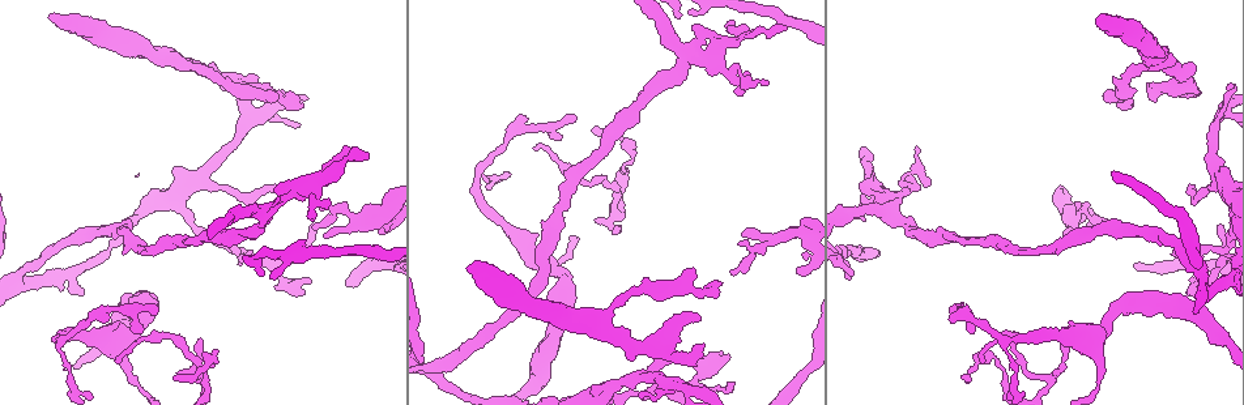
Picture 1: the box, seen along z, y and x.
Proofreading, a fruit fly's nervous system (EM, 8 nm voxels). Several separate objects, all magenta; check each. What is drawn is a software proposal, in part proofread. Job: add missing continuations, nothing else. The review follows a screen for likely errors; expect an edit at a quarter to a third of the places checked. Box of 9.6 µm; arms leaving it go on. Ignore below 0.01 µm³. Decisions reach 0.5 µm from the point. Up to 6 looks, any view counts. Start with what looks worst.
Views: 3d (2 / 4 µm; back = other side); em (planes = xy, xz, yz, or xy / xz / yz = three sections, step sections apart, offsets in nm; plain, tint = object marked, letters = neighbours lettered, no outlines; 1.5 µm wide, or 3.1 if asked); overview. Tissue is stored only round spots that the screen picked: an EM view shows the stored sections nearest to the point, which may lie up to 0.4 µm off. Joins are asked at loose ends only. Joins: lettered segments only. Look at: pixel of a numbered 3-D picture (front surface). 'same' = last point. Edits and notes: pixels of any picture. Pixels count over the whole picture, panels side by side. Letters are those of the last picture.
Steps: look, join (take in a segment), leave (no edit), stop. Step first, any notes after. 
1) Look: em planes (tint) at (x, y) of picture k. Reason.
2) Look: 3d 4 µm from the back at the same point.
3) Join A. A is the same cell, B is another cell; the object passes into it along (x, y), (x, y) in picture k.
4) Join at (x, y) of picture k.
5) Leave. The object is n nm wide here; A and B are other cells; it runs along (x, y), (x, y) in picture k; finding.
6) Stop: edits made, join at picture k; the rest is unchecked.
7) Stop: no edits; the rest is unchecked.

Look: 3d 4 µm at (691, 10) of picture 1. An open end.

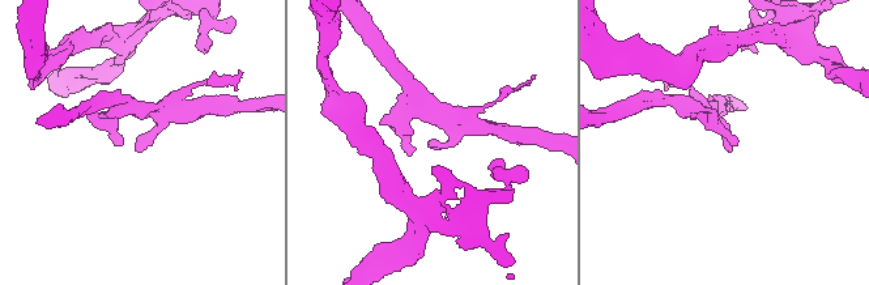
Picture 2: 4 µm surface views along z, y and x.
Look: em planes (tint) at (137, 148) of picture 2. Shape alone is not enough.

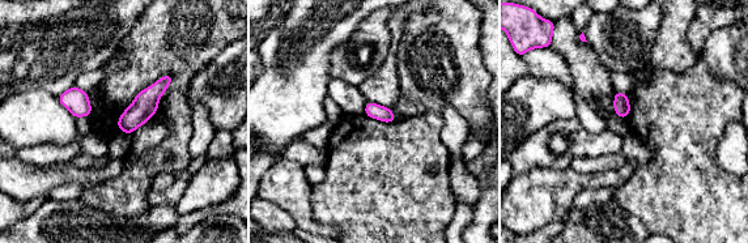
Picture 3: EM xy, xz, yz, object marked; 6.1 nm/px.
Look: em planes (letters) at the same point.

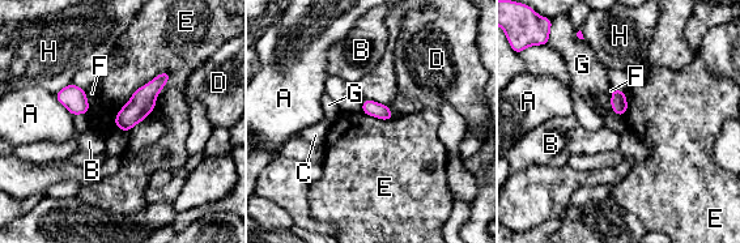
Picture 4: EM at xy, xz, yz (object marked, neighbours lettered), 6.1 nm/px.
Leave. A, B, C, D, E, F, G and H are other cells; a border runs along (166, 71), (132, 94), (118, 128) in picture 4; no lettered segment goes on from it.

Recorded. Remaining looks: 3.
Look: 3d 4 µm at (380, 229) of picture 1. Tapers out.

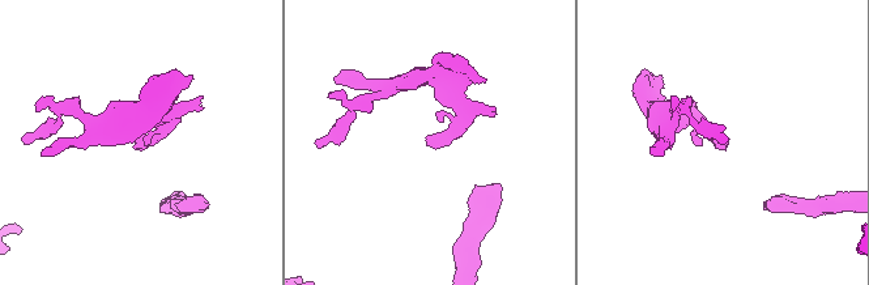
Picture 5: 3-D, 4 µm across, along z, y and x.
Look: em planes (letters) at (134, 146) of picture 5.

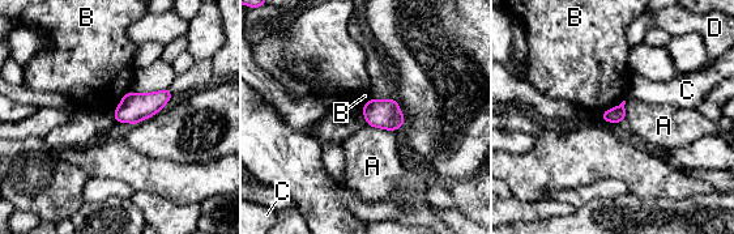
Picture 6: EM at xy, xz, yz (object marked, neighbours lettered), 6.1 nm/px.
Leave. The object is 100 nm wide here; A, B, C and D are other cells; a border runs along (624, 100), (606, 109), (600, 115) in picture 6; none of them fits.

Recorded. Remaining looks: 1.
Stop: no edits; the rest is unchecked.

